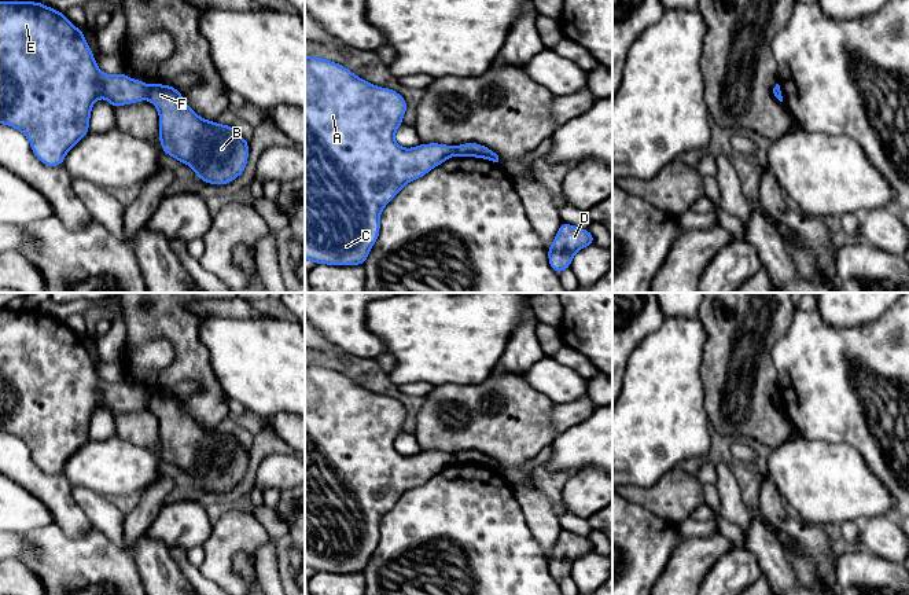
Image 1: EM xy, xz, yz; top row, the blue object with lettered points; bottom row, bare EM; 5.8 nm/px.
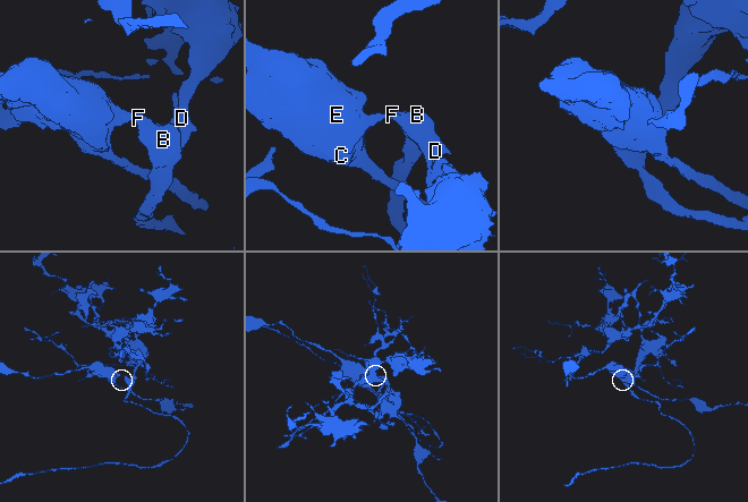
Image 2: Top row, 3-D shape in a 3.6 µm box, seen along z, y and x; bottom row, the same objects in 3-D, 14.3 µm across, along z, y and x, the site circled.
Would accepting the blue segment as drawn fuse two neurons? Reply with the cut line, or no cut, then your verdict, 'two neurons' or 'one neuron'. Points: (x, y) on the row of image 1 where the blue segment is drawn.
cut in xy along (150, 87), (147, 96); two neurons

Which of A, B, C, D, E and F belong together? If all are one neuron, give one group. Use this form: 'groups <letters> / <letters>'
groups A C E / B D F

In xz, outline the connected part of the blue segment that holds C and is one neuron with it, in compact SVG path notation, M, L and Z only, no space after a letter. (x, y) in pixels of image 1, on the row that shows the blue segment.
M319 56L305 58L305 260L328 265L363 265L373 243L379 239L379 218L383 207L394 199L406 183L423 177L433 168L454 155L454 147L438 143L420 143L415 148L400 147L395 143L394 135L398 126L402 125L402 117L406 110L408 104L398 92L375 87L336 62L330 62Z

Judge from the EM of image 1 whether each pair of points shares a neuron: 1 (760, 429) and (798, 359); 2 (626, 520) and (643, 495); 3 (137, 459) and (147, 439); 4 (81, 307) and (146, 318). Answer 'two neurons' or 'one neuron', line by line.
1: two neurons
2: two neurons
3: two neurons
4: two neurons

